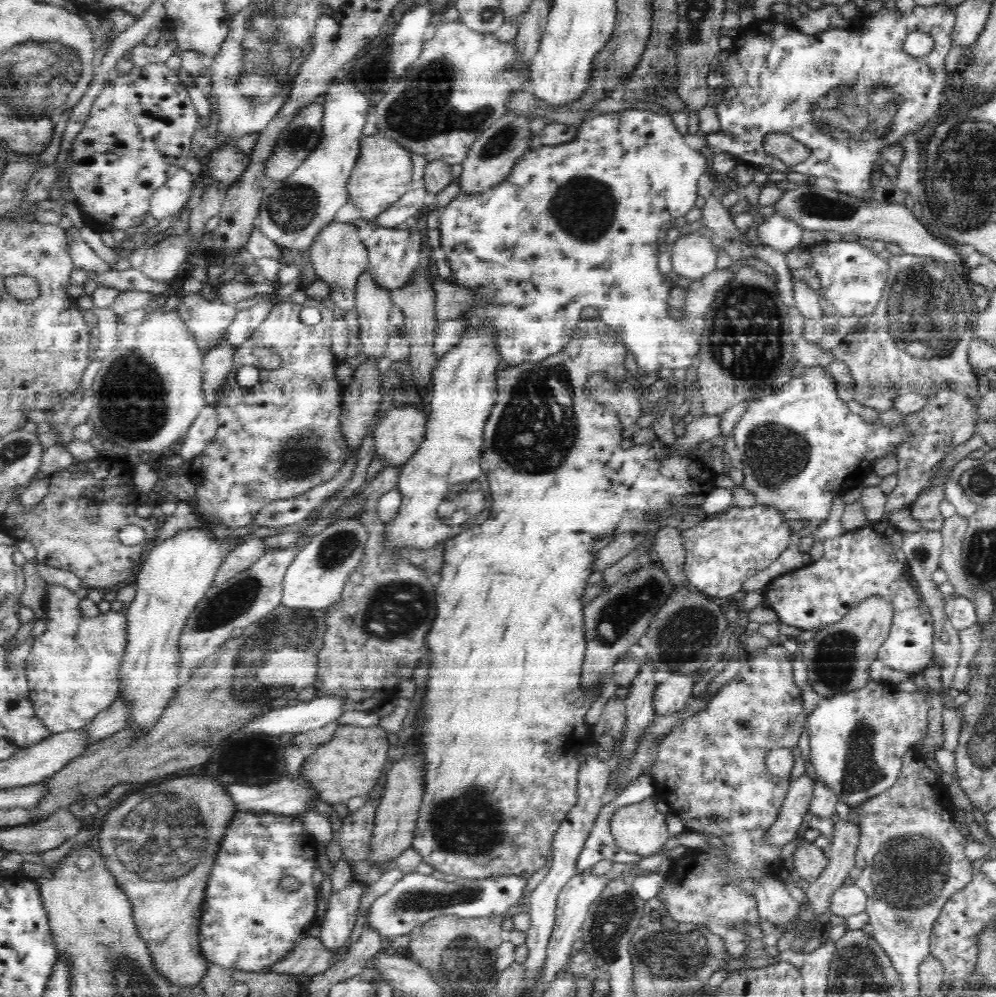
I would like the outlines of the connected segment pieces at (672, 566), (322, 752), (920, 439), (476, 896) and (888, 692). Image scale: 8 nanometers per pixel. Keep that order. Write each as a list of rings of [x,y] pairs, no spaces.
[[[663,526],[654,542],[656,558],[674,586],[686,586],[689,583],[683,569],[686,549],[680,539],[680,532],[678,528]]]
[[[340,725],[328,742],[318,745],[306,758],[301,776],[314,789],[316,796],[328,804],[344,803],[354,796],[366,798],[387,765],[388,750],[393,742],[393,738],[380,726]]]
[[[944,387],[926,397],[927,403],[918,412],[905,416],[909,427],[916,431],[916,436],[898,449],[897,484],[896,488],[887,495],[886,506],[884,506],[887,515],[894,509],[910,507],[928,486],[930,478],[938,472],[938,464],[946,458],[947,454],[976,434],[978,407],[966,393],[958,393]]]
[[[417,871],[405,874],[394,886],[384,894],[378,896],[366,914],[364,926],[376,929],[384,940],[390,937],[410,934],[414,927],[422,924],[434,917],[444,917],[453,915],[462,918],[490,917],[492,915],[501,915],[509,910],[512,905],[518,904],[524,888],[526,888],[527,879],[524,875],[508,875],[498,878],[487,879],[468,879],[457,878],[454,882],[442,881],[437,874],[424,875]]]
[[[870,680],[861,690],[821,699],[807,716],[810,761],[819,782],[850,806],[894,786],[906,752],[928,732],[927,691],[894,694],[891,686]]]

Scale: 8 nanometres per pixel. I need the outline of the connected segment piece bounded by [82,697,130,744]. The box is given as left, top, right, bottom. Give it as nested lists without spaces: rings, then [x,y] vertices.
[[[119,697],[106,710],[98,713],[93,721],[88,722],[82,731],[92,744],[122,730],[128,716],[130,716],[128,703],[124,698]]]

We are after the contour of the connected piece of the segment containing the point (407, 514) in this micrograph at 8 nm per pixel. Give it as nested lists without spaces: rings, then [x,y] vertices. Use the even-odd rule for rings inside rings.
[[[463,330],[458,344],[438,359],[433,370],[432,399],[430,417],[426,426],[426,438],[403,464],[397,488],[401,492],[401,505],[398,514],[385,523],[380,551],[384,556],[397,556],[399,553],[416,549],[419,552],[432,549],[438,542],[456,536],[470,527],[478,526],[490,514],[490,482],[481,469],[484,427],[495,403],[497,394],[495,374],[498,372],[499,357],[495,349],[487,344],[486,332]]]

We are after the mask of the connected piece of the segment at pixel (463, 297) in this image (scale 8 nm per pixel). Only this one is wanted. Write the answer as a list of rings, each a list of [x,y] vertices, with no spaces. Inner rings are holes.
[[[440,276],[433,279],[436,324],[444,320],[456,320],[462,312],[470,308],[472,298],[474,298],[472,290],[460,287],[450,280],[447,281],[442,280]]]

